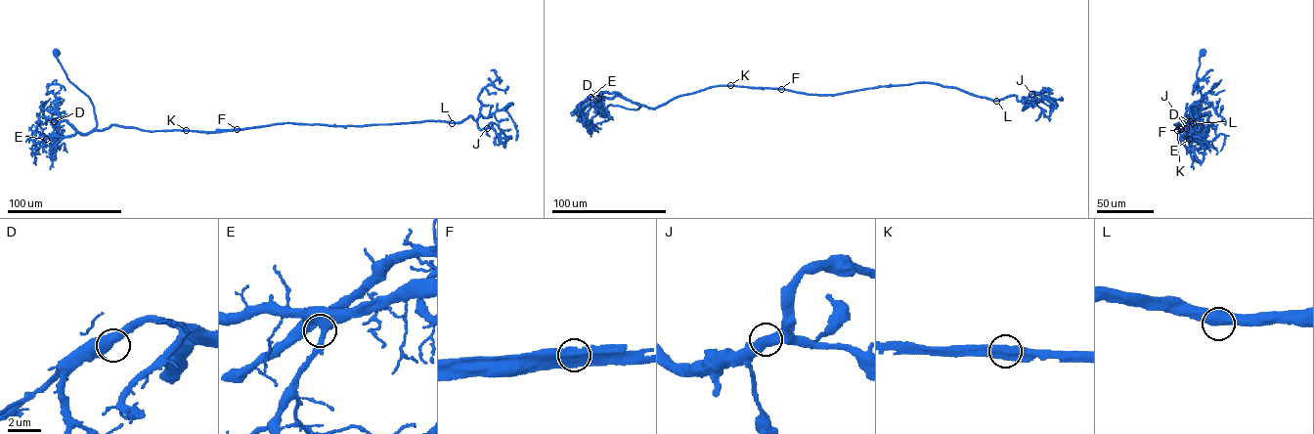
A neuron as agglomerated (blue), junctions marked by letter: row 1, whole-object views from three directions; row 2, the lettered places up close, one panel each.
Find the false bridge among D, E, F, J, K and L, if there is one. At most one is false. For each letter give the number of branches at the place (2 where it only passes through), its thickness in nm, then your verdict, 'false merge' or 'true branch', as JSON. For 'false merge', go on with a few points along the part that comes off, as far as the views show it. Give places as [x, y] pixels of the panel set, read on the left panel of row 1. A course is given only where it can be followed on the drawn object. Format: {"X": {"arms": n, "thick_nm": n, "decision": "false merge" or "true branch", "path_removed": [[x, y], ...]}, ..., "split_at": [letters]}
{"D": {"arms": 2, "thick_nm": 550, "decision": "true branch"}, "E": {"arms": 2, "thick_nm": 550, "decision": "true branch"}, "F": {"arms": 2, "thick_nm": 550, "decision": "false merge", "path_removed": [[237, 129], [219, 129]]}, "J": {"arms": 2, "thick_nm": 500, "decision": "true branch"}, "K": {"arms": 2, "thick_nm": 550, "decision": "true branch"}, "L": {"arms": 2, "thick_nm": 550, "decision": "true branch"}, "split_at": ["F"]}

